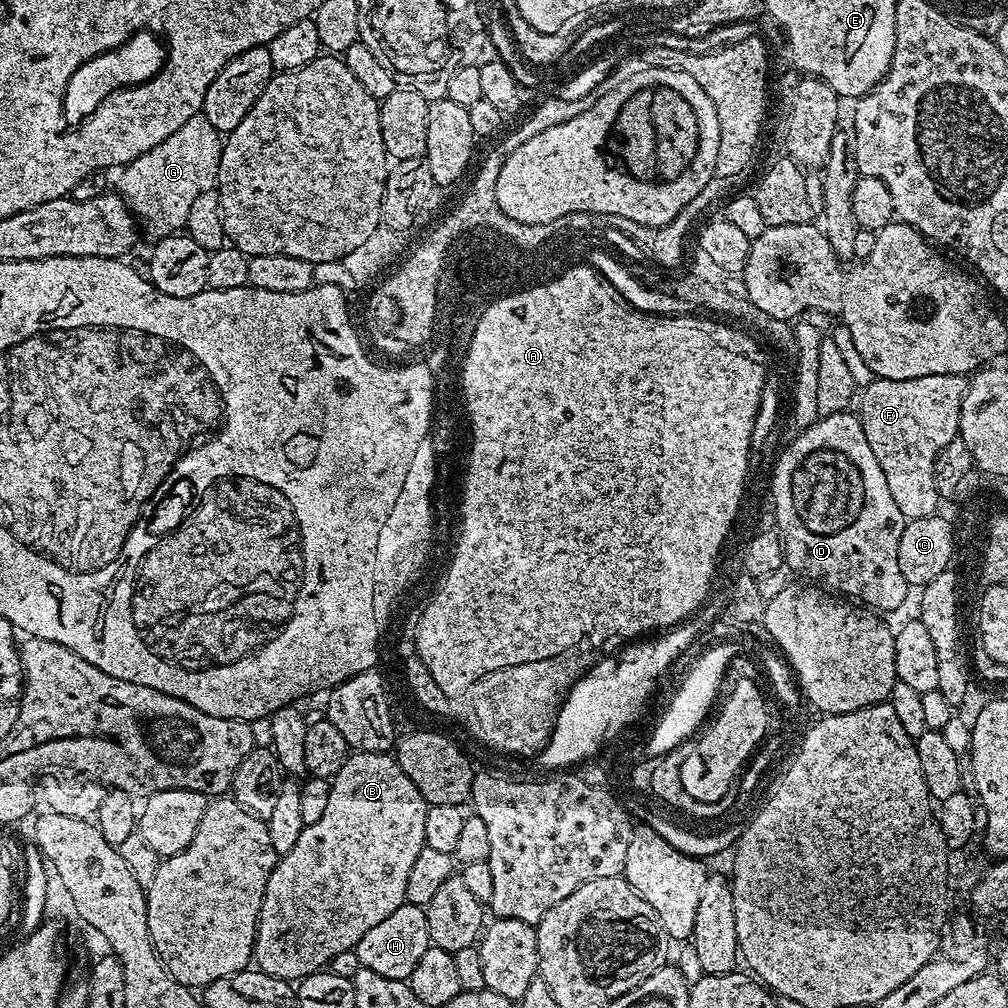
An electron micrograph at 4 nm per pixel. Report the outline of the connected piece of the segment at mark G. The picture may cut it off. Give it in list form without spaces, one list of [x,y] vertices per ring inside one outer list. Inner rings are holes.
[[[201,114],[178,126],[170,138],[162,138],[154,150],[146,150],[146,154],[119,169],[119,195],[128,201],[138,217],[143,235],[145,232],[153,241],[158,241],[163,236],[177,235],[187,225],[194,198],[216,186],[221,147],[221,132]]]

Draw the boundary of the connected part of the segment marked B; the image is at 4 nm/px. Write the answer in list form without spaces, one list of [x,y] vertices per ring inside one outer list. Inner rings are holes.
[[[353,751],[349,755],[348,761],[342,766],[342,770],[338,770],[338,774],[331,777],[330,781],[330,796],[327,799],[327,807],[323,811],[322,818],[313,824],[305,824],[297,844],[284,856],[277,859],[274,870],[270,874],[270,882],[266,882],[266,894],[262,898],[262,910],[256,927],[255,967],[274,978],[282,978],[289,982],[299,982],[305,976],[327,969],[336,955],[355,949],[362,934],[366,934],[372,927],[378,926],[378,922],[382,922],[382,918],[390,918],[390,914],[394,914],[394,910],[398,910],[398,906],[405,904],[406,878],[410,878],[410,869],[414,867],[414,861],[418,859],[418,854],[426,846],[424,843],[426,810],[429,803],[422,798],[418,786],[414,786],[414,782],[410,782],[410,778],[402,770],[395,755],[387,752]]]

